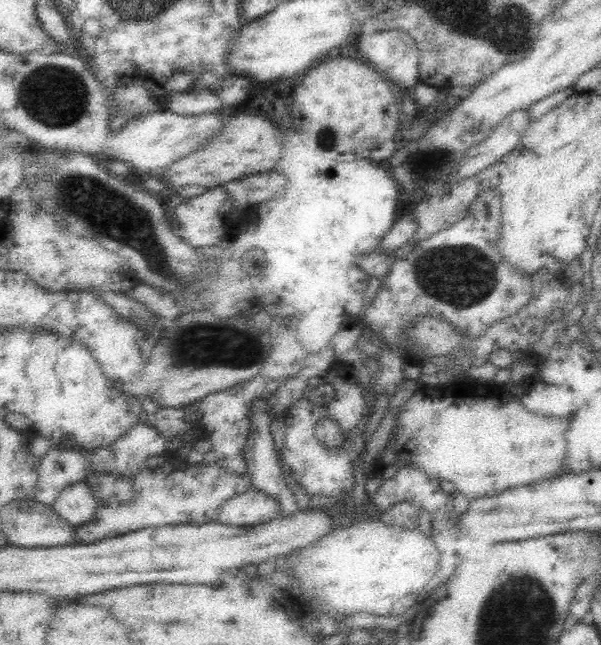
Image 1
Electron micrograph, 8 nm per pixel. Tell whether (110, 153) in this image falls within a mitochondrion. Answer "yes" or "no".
no

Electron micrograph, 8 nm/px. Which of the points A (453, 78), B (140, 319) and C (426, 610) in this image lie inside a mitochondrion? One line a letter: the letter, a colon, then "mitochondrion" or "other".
A: other
B: other
C: other

